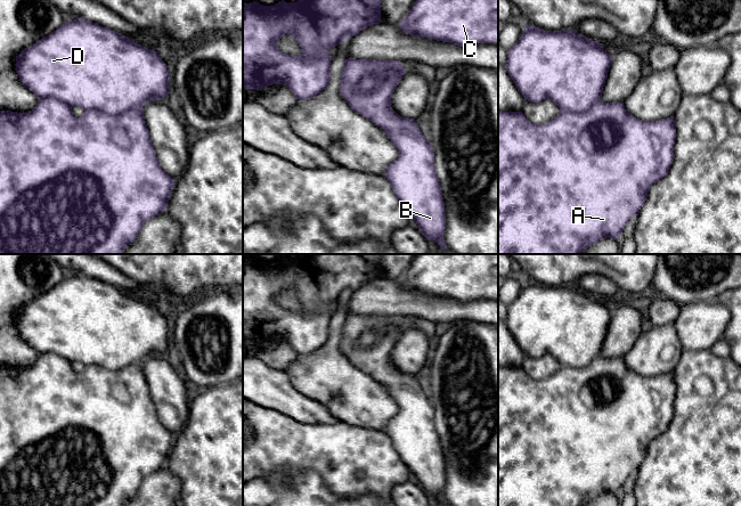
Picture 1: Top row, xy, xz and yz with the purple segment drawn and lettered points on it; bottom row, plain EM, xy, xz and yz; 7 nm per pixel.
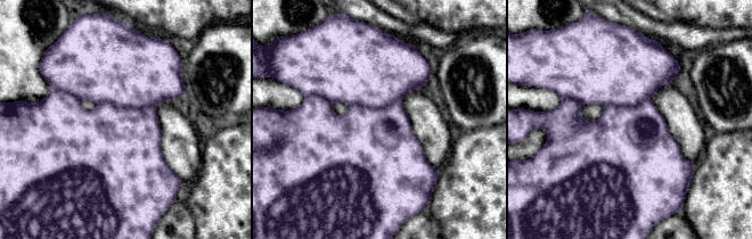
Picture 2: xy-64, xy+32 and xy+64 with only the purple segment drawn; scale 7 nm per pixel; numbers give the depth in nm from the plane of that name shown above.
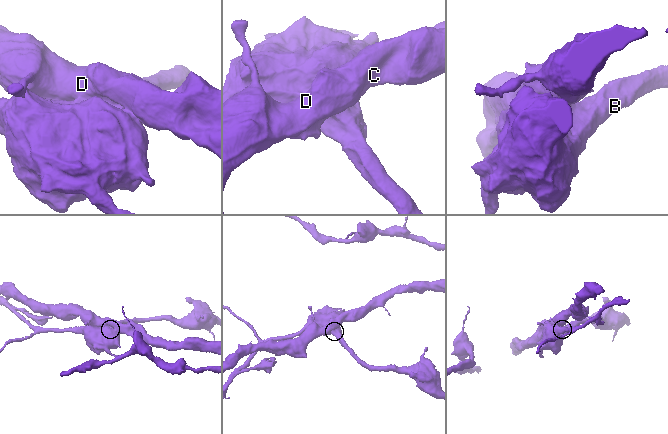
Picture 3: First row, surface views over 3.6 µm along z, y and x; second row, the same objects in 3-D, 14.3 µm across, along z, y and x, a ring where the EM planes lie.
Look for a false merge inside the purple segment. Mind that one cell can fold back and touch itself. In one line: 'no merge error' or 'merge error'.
merge error

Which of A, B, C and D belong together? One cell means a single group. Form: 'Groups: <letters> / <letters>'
Groups: A B / C D

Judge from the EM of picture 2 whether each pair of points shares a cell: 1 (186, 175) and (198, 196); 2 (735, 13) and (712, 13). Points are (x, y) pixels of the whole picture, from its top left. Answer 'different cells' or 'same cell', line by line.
1: different cells
2: same cell

